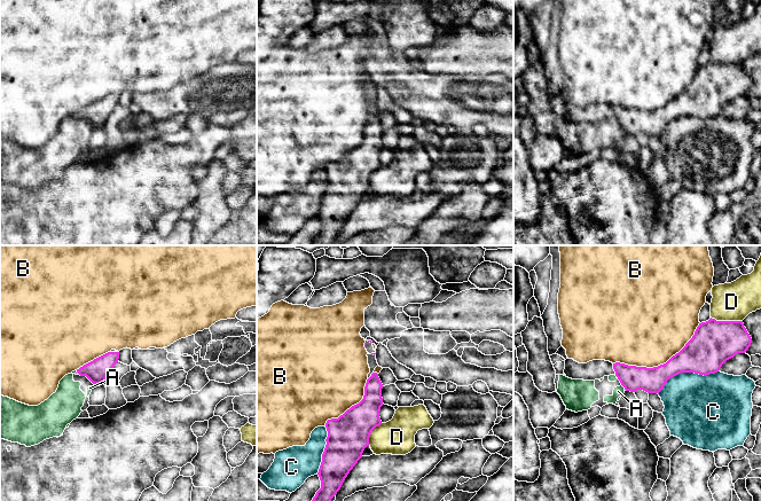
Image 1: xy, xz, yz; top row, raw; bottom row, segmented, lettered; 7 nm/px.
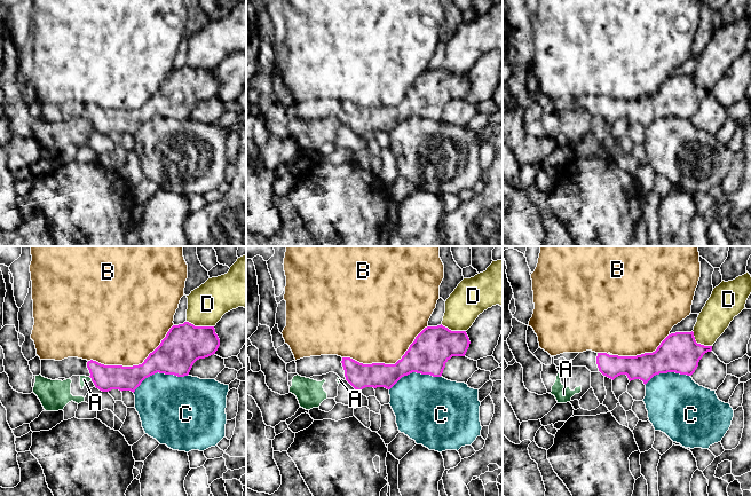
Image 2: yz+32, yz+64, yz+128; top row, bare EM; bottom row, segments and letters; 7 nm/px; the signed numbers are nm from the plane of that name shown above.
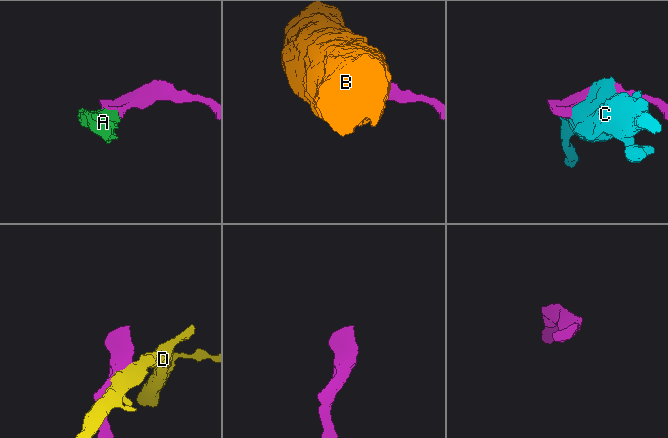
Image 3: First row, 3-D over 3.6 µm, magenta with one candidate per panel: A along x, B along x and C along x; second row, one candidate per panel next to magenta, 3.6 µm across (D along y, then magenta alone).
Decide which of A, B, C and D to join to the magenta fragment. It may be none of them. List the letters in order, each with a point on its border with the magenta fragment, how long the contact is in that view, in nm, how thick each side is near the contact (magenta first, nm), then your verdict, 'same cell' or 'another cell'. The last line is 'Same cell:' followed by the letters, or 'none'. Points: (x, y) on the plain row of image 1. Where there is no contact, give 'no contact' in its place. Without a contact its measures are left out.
A: contact yz (622, 128); length 50 nm; calibres 180 and 70 nm; another cell
B: contact yz (660, 108); length 650 nm; calibres 220 and 480 nm; another cell
C: contact yz (685, 115); length 460 nm; calibres 300 and 440 nm; another cell
D: contact yz (727, 64); length 220 nm; calibres 300 and 280 nm; another cell
Same cell: none

